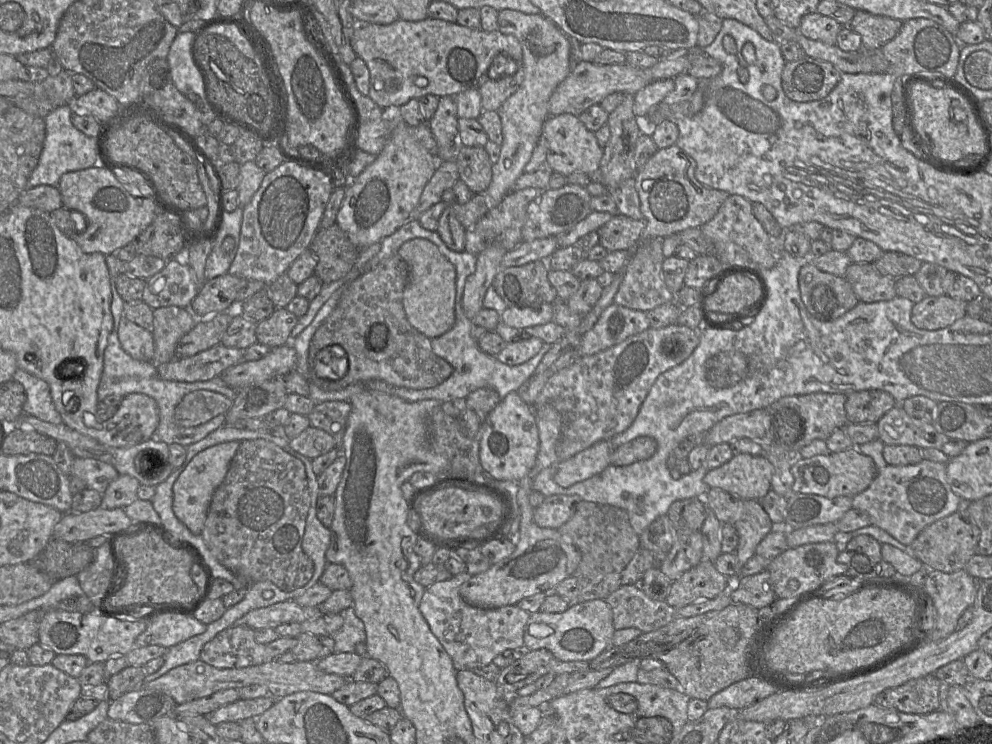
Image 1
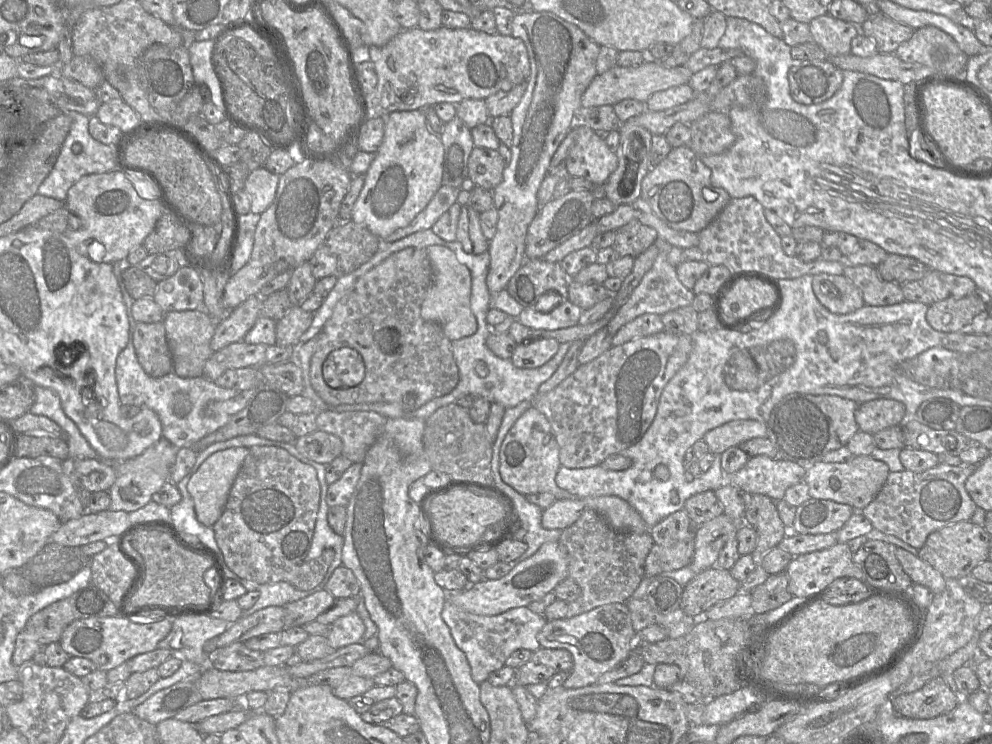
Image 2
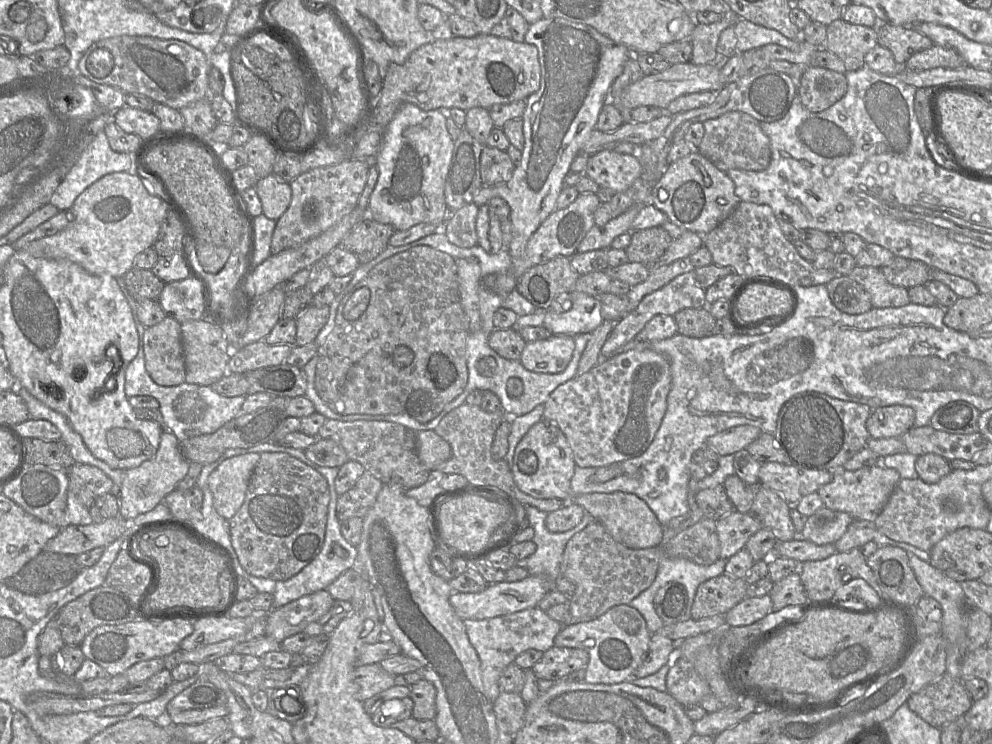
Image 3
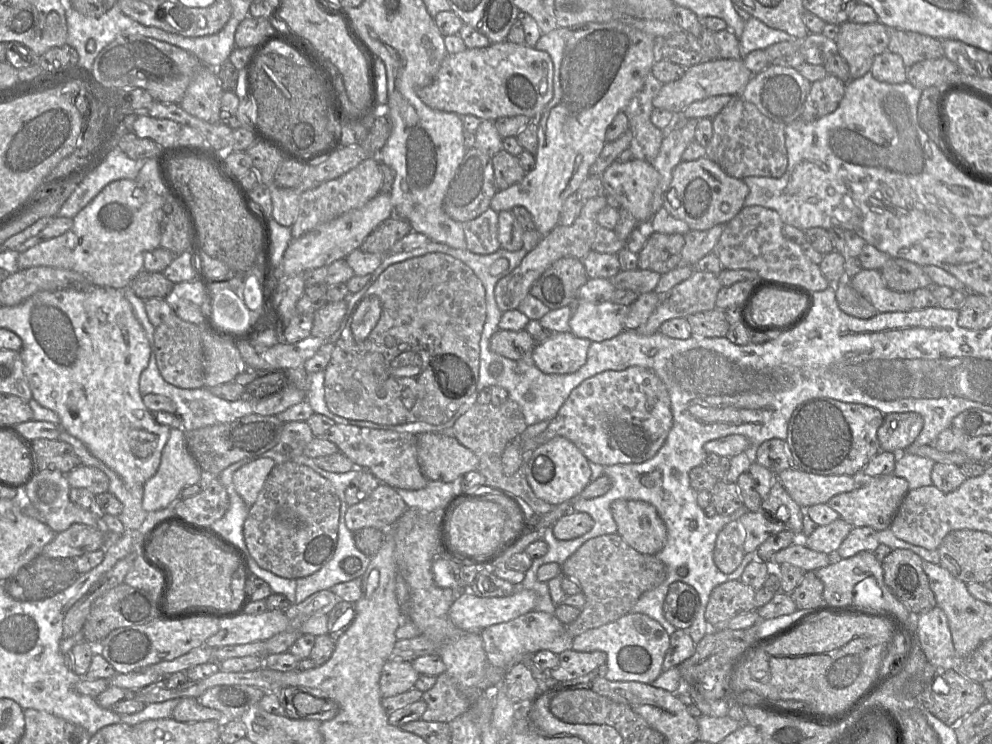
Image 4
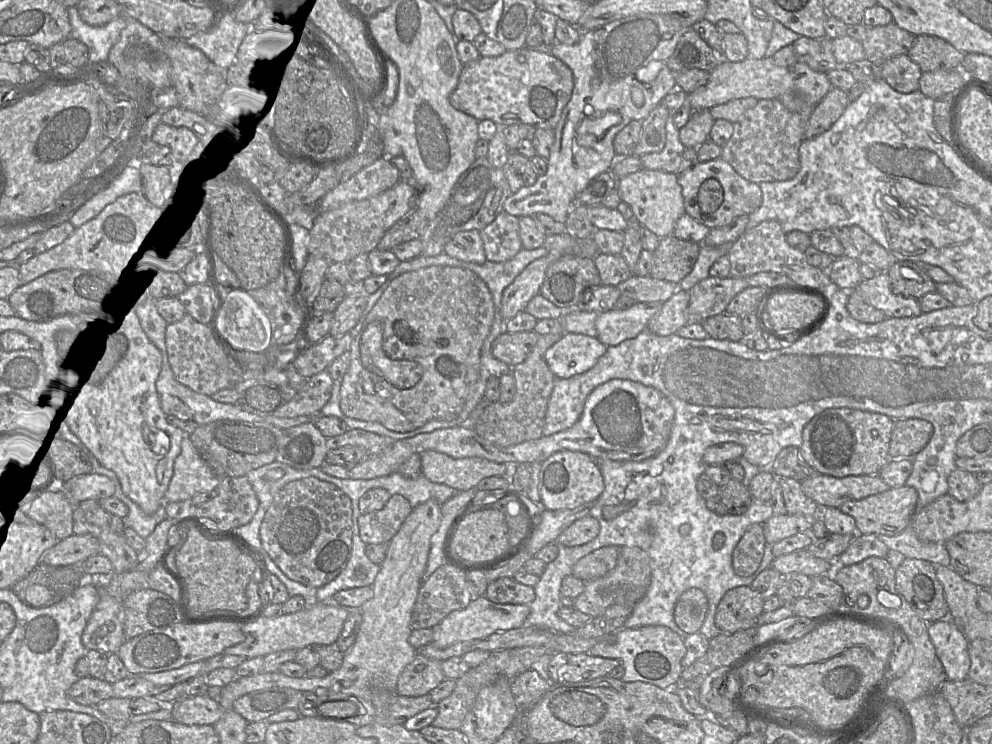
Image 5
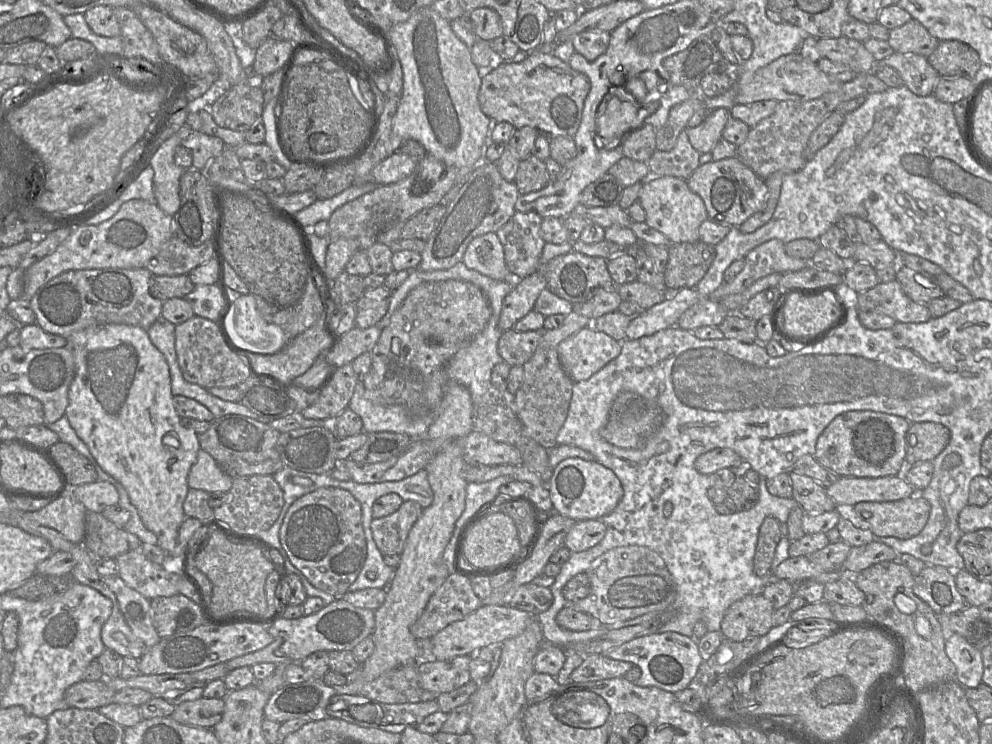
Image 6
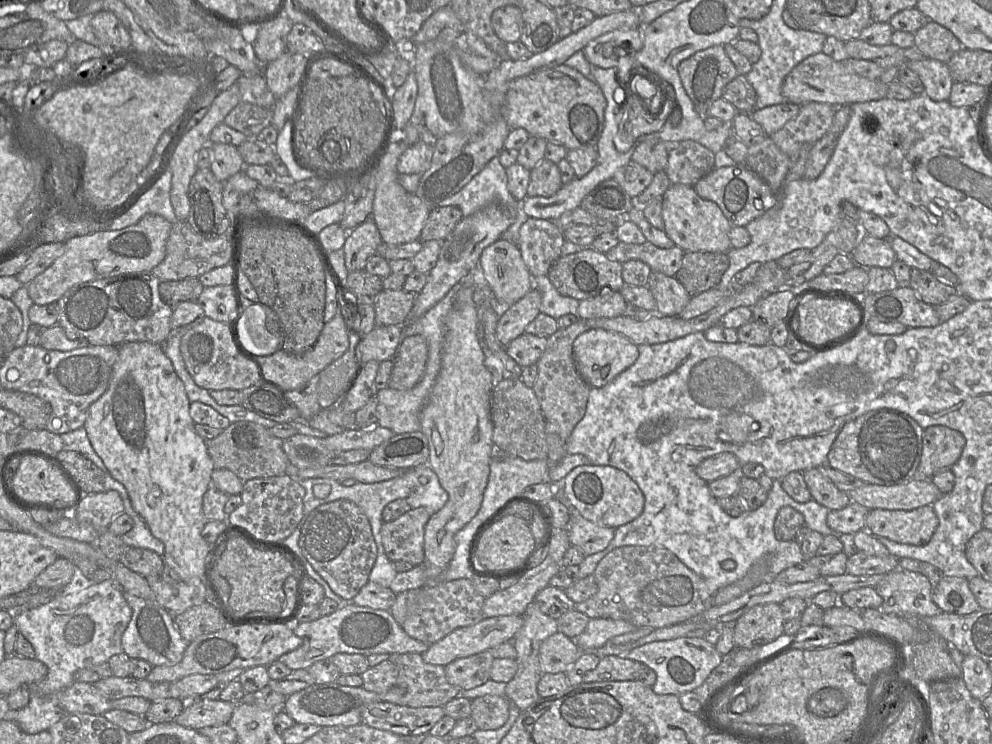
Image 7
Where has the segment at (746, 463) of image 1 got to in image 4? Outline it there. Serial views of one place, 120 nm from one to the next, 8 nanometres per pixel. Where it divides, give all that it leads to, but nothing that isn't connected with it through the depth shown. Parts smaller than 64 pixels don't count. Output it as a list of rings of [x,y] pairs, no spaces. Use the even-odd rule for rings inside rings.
[[[789,468],[774,474],[781,482],[791,498],[802,508],[808,508],[815,504],[828,503],[835,495],[850,492],[857,489],[865,479],[862,475],[818,475],[805,472],[796,468]]]

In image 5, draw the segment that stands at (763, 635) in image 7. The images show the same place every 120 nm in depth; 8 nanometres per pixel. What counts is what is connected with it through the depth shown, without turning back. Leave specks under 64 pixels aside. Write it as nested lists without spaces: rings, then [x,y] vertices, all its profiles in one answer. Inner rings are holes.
[[[750,586],[728,590],[721,598],[715,613],[715,625],[724,633],[754,627],[764,612],[764,598]]]

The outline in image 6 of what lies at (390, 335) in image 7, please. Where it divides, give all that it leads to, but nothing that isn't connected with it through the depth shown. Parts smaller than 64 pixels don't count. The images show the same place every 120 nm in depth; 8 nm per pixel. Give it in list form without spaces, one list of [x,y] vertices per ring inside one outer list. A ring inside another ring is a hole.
[[[378,326],[369,328],[354,327],[336,337],[333,346],[324,354],[324,359],[333,367],[350,364],[363,353],[370,353],[376,345],[382,329]]]

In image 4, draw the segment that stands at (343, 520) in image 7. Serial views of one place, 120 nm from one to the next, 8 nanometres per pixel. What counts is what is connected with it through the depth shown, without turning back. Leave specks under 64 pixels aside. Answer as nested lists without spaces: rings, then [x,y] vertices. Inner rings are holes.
[[[288,460],[275,464],[256,501],[250,506],[243,526],[245,544],[259,567],[286,579],[309,576],[336,554],[341,501],[332,483],[310,467]]]

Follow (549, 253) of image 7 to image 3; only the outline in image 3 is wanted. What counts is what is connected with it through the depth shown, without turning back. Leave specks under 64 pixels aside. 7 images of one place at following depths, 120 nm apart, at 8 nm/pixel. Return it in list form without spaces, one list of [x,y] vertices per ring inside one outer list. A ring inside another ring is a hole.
[[[473,203],[450,211],[450,215],[444,223],[444,232],[452,244],[463,248],[471,248],[477,245],[477,213],[478,206]]]

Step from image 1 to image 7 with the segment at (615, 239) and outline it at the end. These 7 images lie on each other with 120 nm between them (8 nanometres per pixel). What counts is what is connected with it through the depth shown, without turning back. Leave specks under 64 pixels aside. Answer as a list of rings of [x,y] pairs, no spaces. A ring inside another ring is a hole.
[[[686,251],[675,278],[694,296],[716,288],[728,267],[727,253]]]

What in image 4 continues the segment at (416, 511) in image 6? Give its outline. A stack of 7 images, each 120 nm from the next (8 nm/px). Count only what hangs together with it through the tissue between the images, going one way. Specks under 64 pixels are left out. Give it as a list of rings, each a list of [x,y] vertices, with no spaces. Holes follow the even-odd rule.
[[[380,483],[366,499],[348,507],[345,522],[352,532],[369,527],[386,532],[408,509],[395,488]]]

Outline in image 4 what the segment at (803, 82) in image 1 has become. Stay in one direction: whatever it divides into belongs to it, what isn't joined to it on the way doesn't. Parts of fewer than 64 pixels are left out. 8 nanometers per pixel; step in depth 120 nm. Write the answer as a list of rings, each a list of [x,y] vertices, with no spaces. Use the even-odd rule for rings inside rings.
[[[831,74],[813,82],[800,119],[813,122],[835,111],[844,97],[845,88],[846,83]]]

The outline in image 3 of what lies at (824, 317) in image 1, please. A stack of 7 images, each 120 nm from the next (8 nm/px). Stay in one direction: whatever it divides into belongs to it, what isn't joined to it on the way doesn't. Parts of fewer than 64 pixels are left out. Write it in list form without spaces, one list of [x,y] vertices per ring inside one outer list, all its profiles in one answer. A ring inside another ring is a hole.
[[[837,275],[826,284],[826,288],[831,302],[841,312],[857,315],[873,307],[868,293],[848,275]]]

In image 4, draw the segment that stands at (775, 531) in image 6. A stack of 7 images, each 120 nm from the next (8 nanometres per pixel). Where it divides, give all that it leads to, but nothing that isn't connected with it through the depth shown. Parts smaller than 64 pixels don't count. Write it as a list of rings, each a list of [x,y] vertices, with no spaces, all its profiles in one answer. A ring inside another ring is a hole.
[[[740,521],[728,523],[717,535],[713,551],[715,565],[725,574],[733,572],[742,562],[746,533]]]

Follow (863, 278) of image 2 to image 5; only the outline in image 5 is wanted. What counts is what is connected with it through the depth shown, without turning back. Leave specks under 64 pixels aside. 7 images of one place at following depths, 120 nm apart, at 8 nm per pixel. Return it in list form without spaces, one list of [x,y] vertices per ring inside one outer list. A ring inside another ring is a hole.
[[[887,272],[870,279],[863,279],[852,291],[867,304],[882,311],[887,318],[916,317],[922,314],[919,300],[895,294]]]

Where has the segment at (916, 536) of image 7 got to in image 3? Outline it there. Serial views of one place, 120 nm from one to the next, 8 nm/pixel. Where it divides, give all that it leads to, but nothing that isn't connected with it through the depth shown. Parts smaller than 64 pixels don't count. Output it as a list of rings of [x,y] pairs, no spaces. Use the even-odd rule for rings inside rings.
[[[880,465],[855,471],[836,470],[833,479],[817,491],[825,507],[850,514],[854,519],[874,522],[882,511],[889,496],[900,481],[901,476],[895,469]]]

